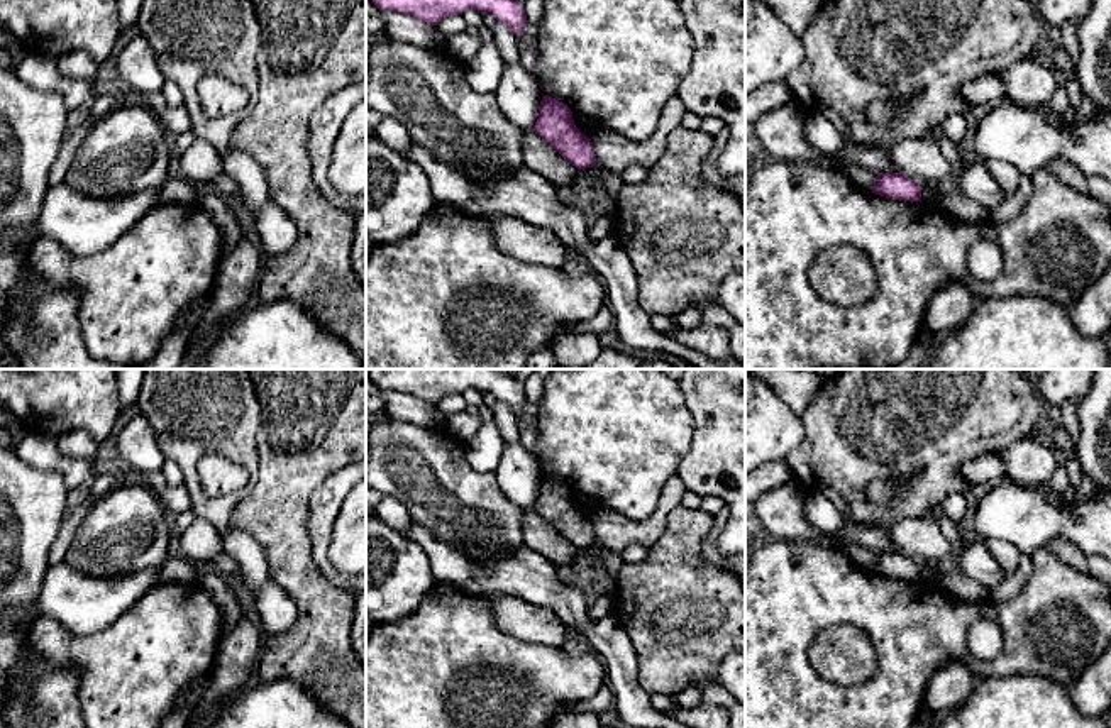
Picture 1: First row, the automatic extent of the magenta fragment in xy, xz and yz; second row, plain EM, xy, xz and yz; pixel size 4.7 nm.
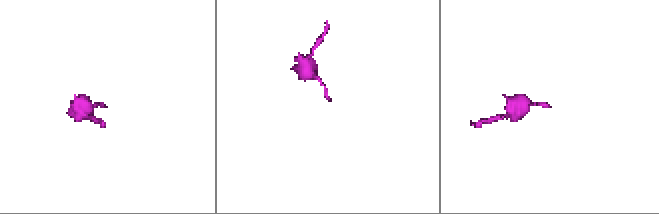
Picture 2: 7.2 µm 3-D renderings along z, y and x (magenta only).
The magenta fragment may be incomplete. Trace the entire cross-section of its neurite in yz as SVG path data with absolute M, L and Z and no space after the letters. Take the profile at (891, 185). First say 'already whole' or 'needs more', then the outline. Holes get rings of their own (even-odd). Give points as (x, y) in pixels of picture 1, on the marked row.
already whole; M879 173L872 193L899 201L921 201L920 183L901 173Z

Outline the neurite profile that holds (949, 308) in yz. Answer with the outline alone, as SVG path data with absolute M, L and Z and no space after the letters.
M943 284L930 300L925 325L935 342L960 328L974 310L976 301L964 284Z

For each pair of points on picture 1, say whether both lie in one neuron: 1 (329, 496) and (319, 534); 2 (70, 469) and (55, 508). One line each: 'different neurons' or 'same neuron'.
1: same neuron
2: different neurons

